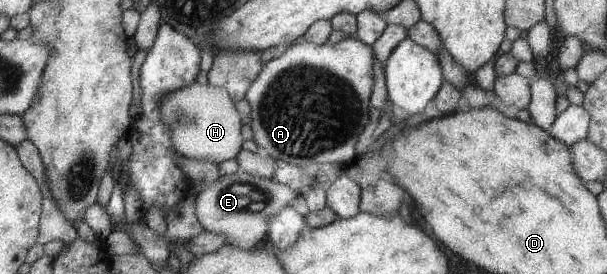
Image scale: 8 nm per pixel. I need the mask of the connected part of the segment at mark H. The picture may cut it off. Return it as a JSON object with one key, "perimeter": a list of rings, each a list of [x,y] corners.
{"perimeter":[[[193,82],[189,87],[165,93],[159,111],[163,123],[167,123],[171,129],[173,149],[180,156],[219,164],[227,159],[236,158],[242,150],[241,144],[244,139],[241,115],[225,87]]]}

